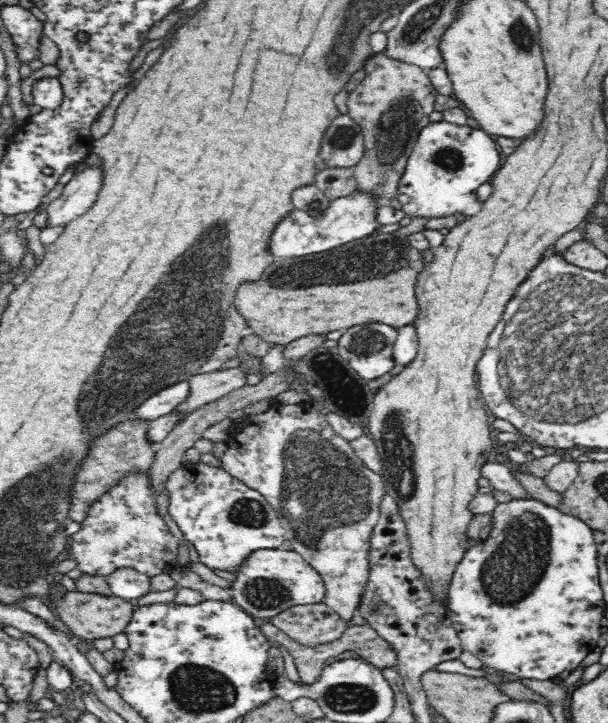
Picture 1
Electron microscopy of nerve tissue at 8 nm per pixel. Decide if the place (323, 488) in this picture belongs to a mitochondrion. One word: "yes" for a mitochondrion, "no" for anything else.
yes

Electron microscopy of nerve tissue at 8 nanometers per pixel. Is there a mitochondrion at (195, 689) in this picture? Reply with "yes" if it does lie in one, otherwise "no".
yes

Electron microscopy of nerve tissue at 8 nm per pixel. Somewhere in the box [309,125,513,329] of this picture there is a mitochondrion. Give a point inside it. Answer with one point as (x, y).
(450, 159)

